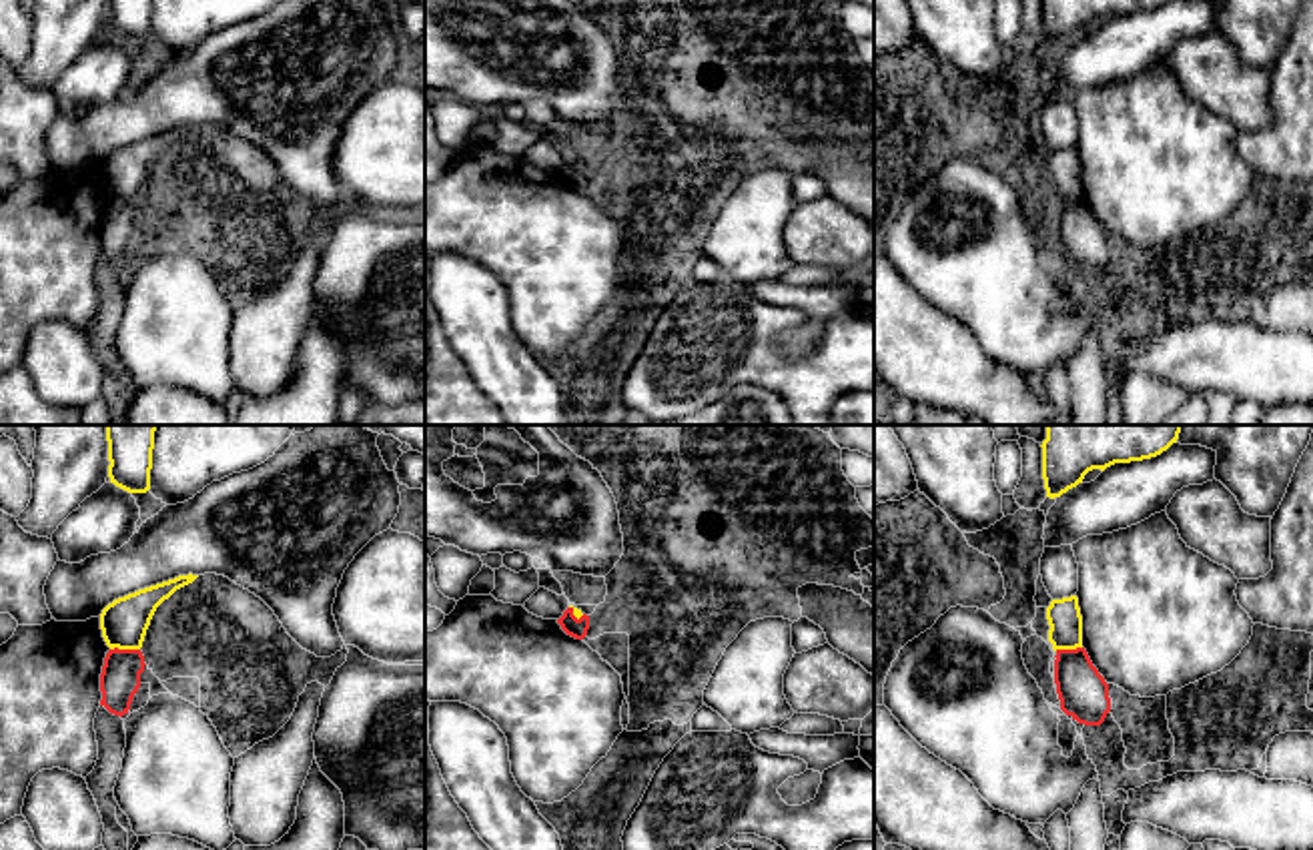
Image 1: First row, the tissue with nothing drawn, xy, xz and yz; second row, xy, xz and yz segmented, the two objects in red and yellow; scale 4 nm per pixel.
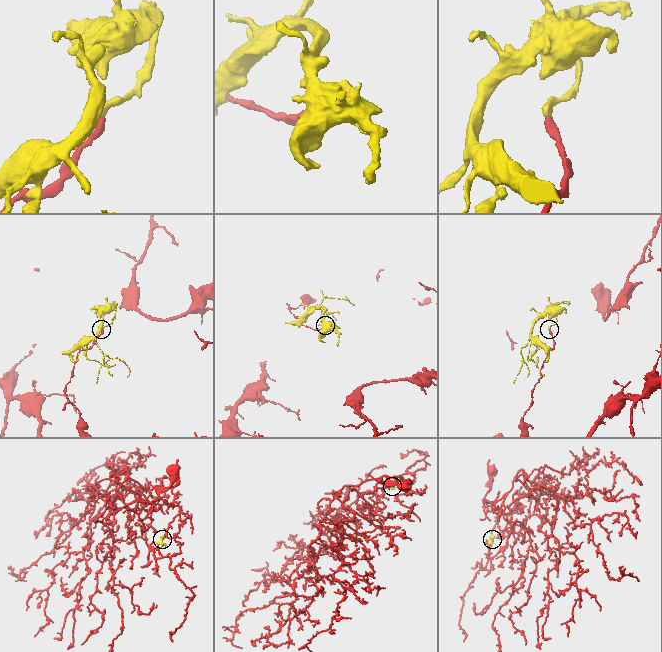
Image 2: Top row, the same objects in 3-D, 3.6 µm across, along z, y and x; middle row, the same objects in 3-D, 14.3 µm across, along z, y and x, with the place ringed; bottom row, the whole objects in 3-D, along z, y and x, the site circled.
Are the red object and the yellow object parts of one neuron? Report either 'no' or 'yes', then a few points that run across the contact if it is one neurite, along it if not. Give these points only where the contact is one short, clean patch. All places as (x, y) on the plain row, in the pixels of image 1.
no; line xy (139, 199), (111, 201)

